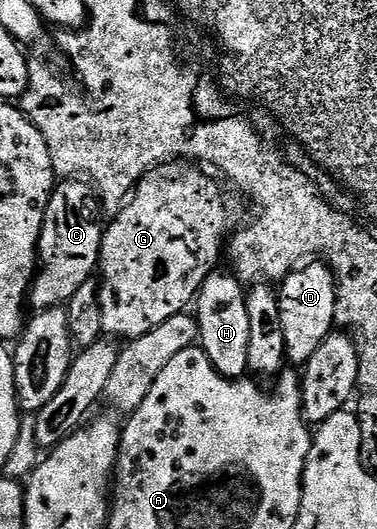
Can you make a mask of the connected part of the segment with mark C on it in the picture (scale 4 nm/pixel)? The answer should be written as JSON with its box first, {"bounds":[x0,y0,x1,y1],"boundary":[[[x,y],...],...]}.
{"bounds":[28,180,103,312],"boundary":[[[65,180],[54,189],[53,195],[49,197],[41,229],[41,239],[37,245],[39,269],[33,279],[28,296],[28,301],[34,311],[40,312],[49,310],[53,306],[65,306],[71,300],[71,296],[75,296],[76,290],[94,277],[101,260],[101,236],[103,233],[101,214],[103,215],[103,206],[99,201],[99,195],[88,181]]]}

